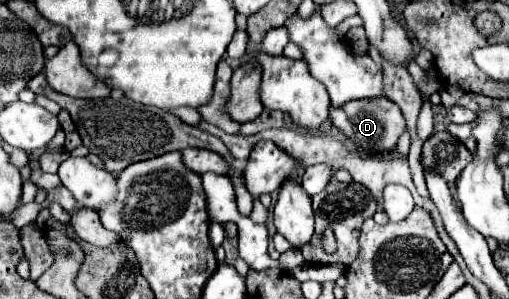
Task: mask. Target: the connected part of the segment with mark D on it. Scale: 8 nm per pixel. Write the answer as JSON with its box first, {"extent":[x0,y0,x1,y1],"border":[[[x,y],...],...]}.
{"extent":[331,97,405,155],"border":[[[381,97],[381,99],[359,99],[349,101],[339,109],[331,107],[331,117],[335,127],[363,153],[367,155],[379,155],[379,153],[391,153],[397,145],[397,139],[405,131],[405,119],[397,103]]]}

